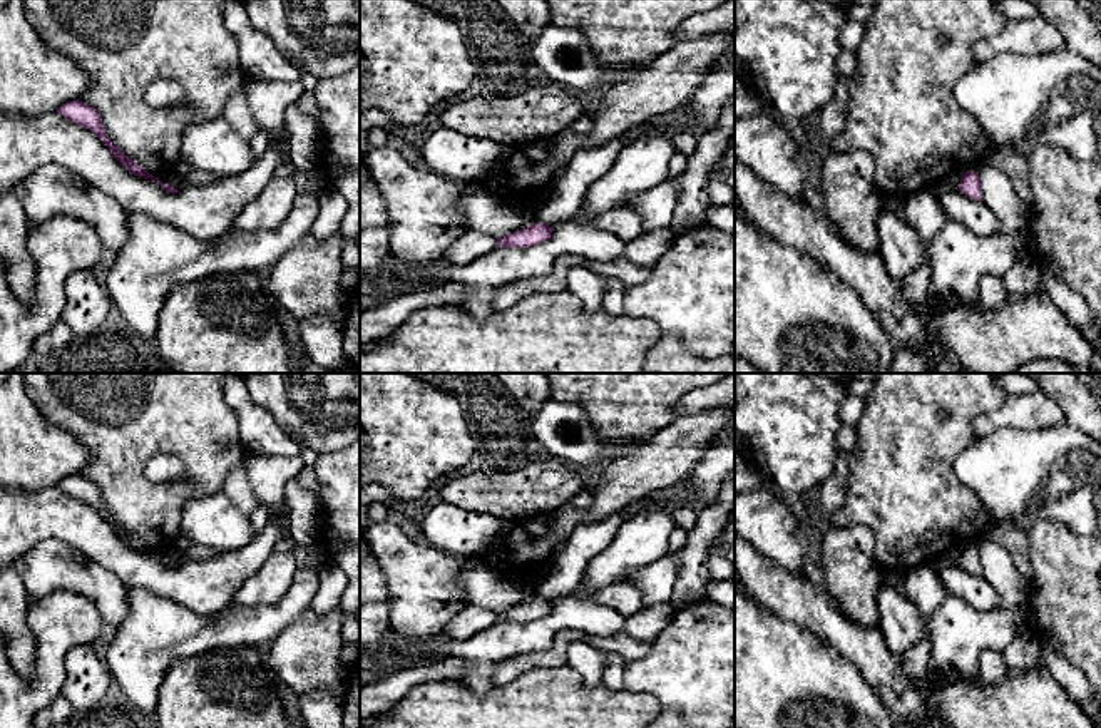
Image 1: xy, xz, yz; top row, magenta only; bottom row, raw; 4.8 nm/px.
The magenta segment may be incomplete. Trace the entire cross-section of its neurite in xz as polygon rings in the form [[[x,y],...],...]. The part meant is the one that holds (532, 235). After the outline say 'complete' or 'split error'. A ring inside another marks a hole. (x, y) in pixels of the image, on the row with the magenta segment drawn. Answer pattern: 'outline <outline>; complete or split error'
outline [[[535,223],[532,226],[514,231],[504,238],[497,238],[499,248],[529,248],[547,241],[554,226]]]; complete

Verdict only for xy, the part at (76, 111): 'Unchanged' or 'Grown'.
Unchanged

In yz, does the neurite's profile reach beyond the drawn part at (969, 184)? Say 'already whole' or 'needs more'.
already whole

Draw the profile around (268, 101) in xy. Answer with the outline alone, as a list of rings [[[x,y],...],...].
[[[253,80],[246,82],[246,97],[256,127],[268,134],[269,144],[278,144],[286,131],[284,112],[305,94],[300,80]]]

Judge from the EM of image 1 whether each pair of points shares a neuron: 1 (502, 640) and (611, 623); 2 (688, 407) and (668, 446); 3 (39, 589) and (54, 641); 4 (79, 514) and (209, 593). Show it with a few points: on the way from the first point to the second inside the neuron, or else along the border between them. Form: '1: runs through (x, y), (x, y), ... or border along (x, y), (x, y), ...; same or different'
1: runs through (529, 636), (539, 635), (558, 620), (584, 620); same
2: border along (716, 409), (685, 414), (675, 419); different
3: border along (79, 594), (54, 591), (30, 599); different
4: runs through (109, 548), (133, 569), (176, 584); same

